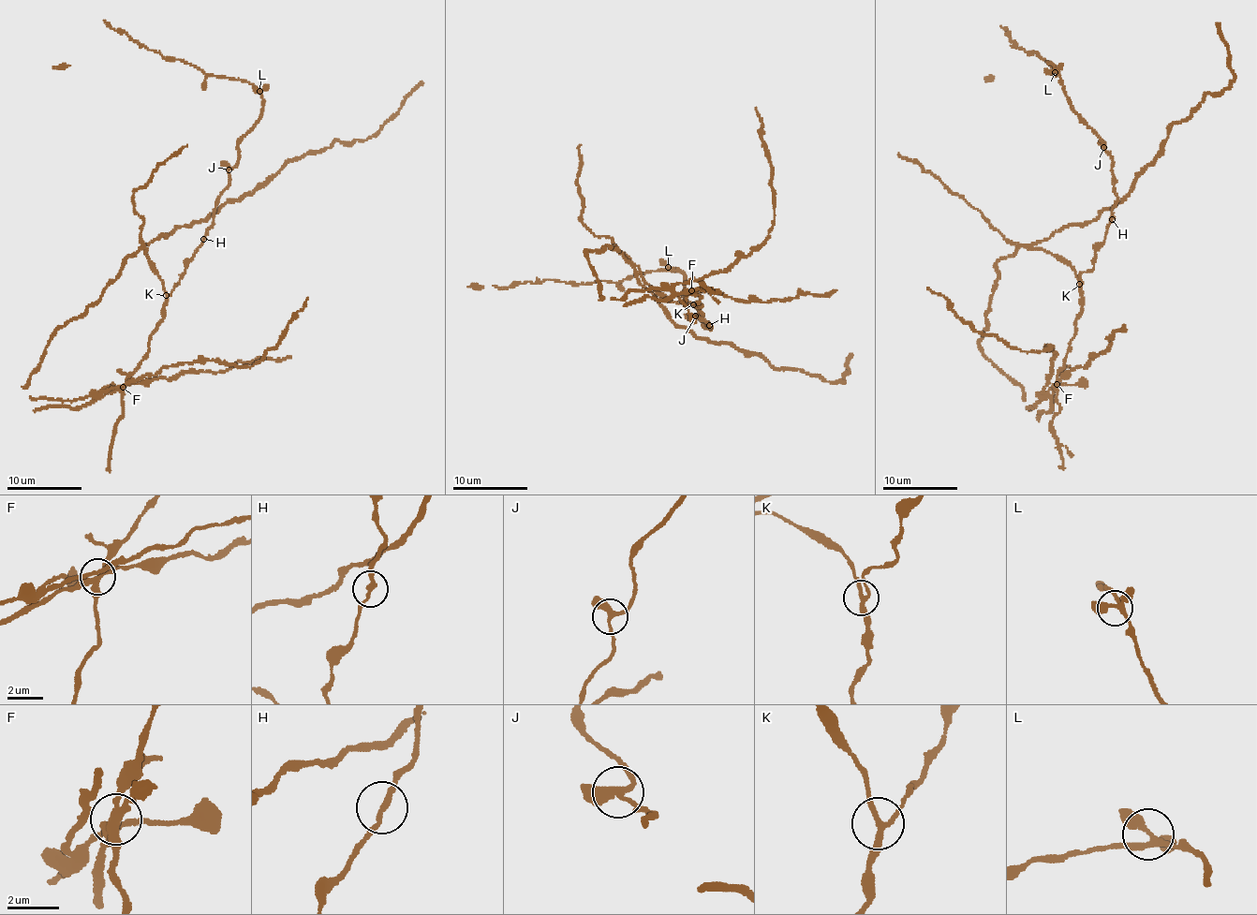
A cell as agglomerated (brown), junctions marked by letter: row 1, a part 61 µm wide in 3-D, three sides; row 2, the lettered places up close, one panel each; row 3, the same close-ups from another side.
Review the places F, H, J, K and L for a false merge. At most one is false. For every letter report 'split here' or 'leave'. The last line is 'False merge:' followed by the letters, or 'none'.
F: split here
H: leave
J: leave
K: leave
L: leave
False merge: F

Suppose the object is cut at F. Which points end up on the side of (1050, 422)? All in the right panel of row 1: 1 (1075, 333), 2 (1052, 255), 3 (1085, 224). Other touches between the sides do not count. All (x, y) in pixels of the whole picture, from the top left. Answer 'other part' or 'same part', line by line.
1: same part
2: same part
3: other part

